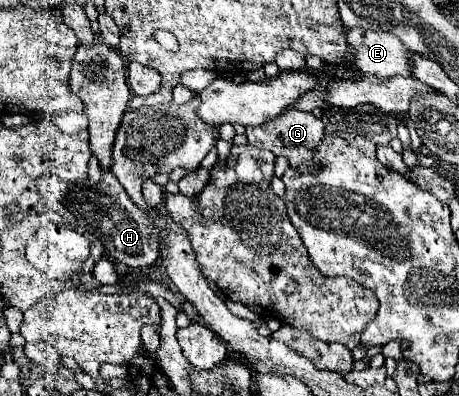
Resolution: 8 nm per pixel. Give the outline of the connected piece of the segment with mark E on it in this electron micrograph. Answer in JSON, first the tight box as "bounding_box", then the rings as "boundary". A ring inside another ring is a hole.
{"bounding_box":[347,29,409,79],"boundary":[[[363,29],[347,31],[347,43],[357,53],[355,65],[379,79],[405,77],[409,71],[409,49],[393,33],[375,33]]]}

